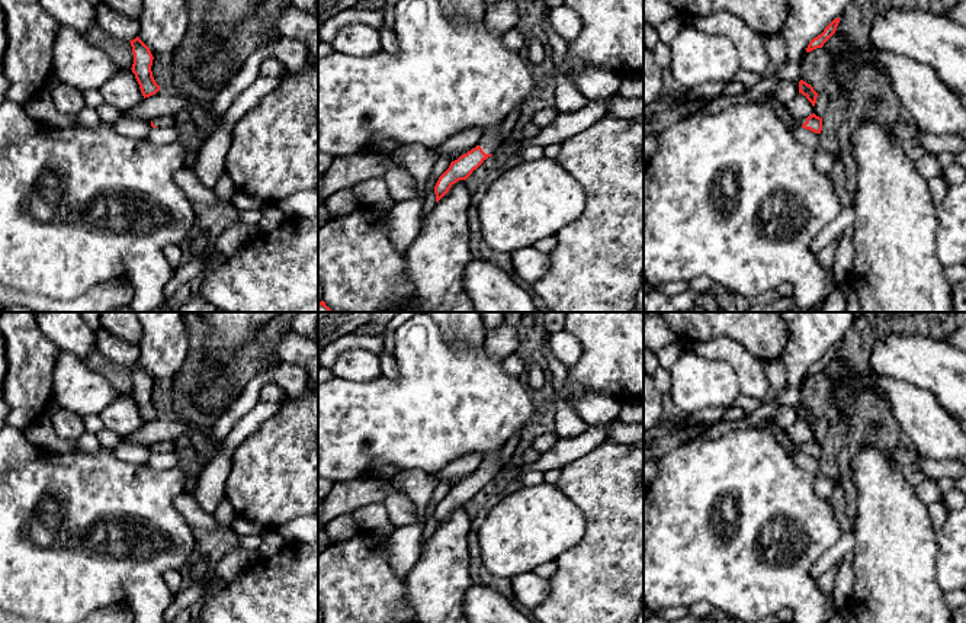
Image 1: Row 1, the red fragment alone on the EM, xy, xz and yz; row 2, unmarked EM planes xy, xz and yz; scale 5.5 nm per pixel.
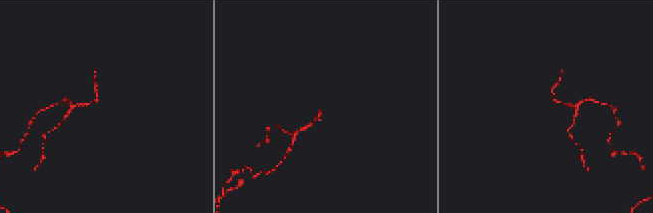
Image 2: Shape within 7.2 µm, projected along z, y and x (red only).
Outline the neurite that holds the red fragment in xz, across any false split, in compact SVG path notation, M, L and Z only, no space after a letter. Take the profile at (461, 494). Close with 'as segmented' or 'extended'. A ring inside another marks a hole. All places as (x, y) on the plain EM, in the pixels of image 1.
M501 449L482 456L479 469L450 488L449 494L439 502L434 511L436 527L439 527L456 507L466 505L474 495L497 478L501 471L498 462L500 453Z; extended

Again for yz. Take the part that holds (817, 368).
M840 343L834 344L825 354L821 360L818 360L816 363L813 363L808 373L806 373L806 378L811 378L816 373L822 373L824 369L835 359L837 356L837 351L840 349Z; as segmented

